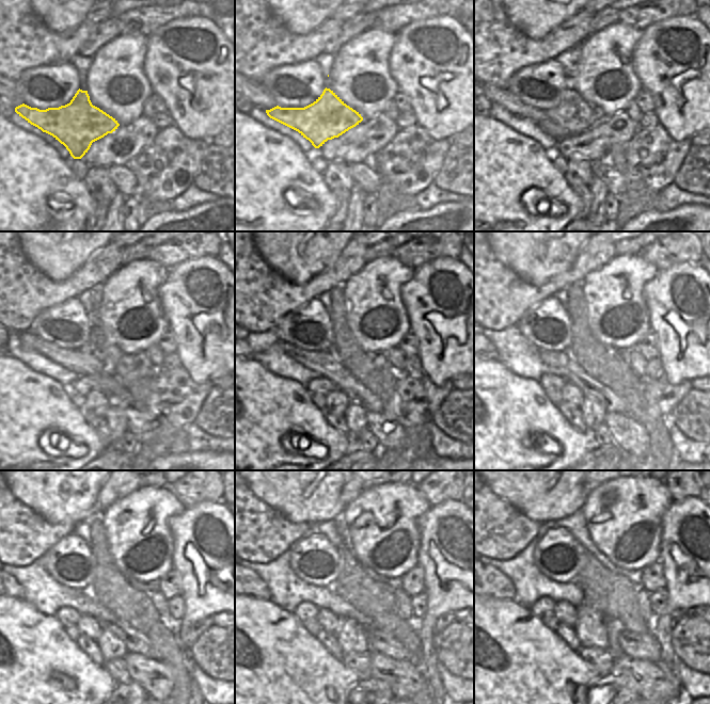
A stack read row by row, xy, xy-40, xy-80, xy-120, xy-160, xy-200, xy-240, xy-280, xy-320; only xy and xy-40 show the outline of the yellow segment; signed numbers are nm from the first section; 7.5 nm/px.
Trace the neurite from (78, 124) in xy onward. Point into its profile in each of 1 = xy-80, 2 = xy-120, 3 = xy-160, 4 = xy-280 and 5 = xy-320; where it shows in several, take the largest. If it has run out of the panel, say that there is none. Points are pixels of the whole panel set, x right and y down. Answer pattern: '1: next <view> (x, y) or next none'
1: next xy-80 (573, 115)
2: next xy-120 (98, 346)
3: next xy-160 (344, 349)
4: next xy-280 (373, 595)
5: next xy-320 (614, 594)

